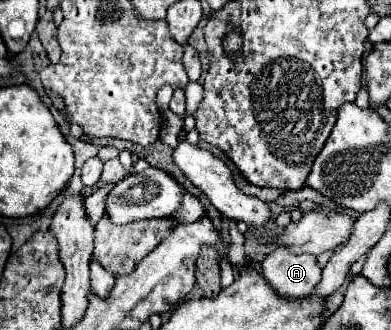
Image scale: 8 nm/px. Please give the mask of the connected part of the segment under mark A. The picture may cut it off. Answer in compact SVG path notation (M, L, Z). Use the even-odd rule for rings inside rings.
M274 249L262 263L264 279L284 297L310 295L322 277L316 255Z

